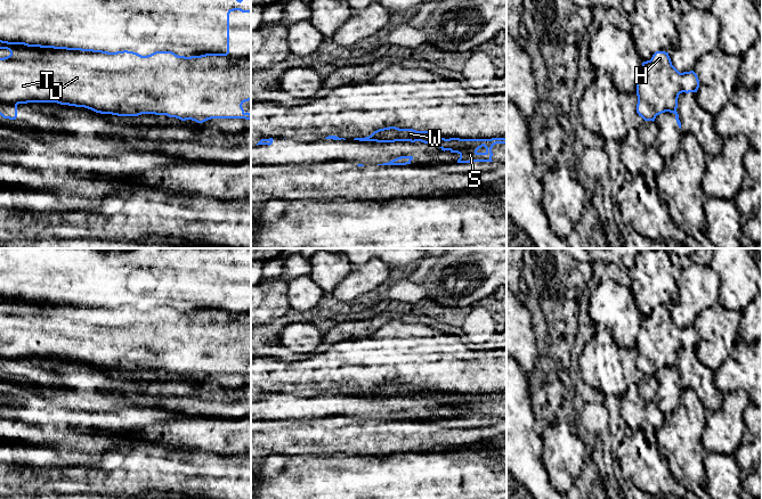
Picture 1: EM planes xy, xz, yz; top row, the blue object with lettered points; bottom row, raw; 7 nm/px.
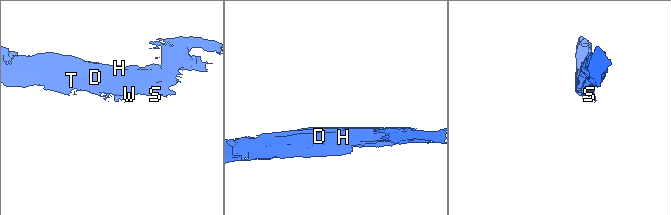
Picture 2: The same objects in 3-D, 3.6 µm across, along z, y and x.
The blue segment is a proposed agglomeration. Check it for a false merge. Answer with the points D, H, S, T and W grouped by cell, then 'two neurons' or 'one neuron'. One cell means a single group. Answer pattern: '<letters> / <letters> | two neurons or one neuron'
D H S T W | one neuron

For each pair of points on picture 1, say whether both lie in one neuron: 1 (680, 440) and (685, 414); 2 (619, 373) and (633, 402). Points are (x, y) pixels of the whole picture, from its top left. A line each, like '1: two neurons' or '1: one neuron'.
1: one neuron
2: two neurons

